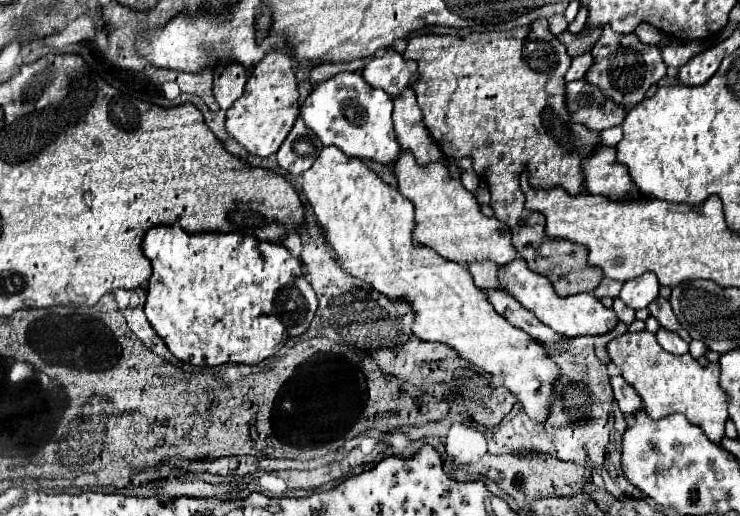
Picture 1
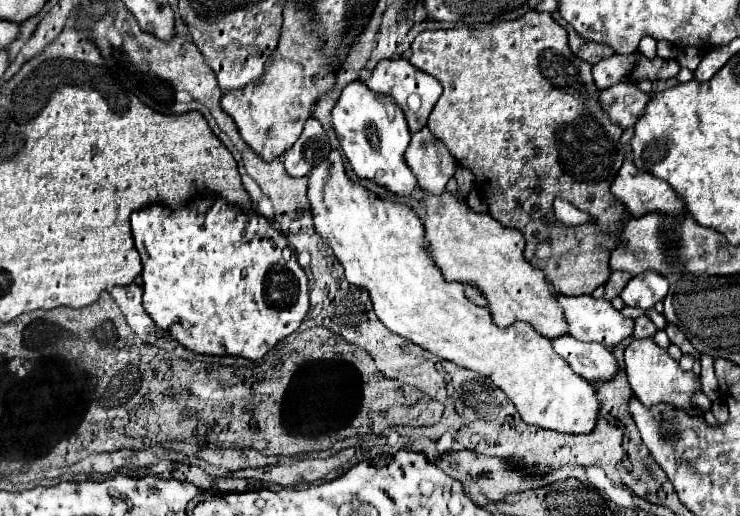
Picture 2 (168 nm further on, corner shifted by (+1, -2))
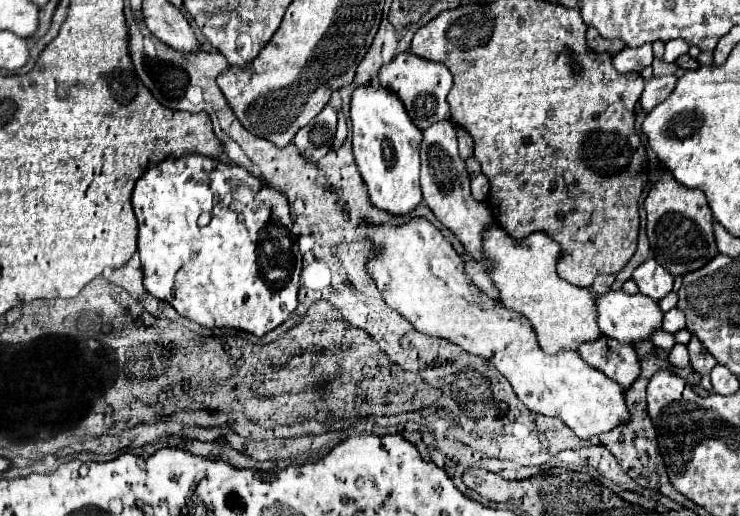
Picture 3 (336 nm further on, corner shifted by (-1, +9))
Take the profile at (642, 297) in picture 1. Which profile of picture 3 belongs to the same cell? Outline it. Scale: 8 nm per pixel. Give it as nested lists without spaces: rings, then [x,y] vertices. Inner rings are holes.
[[[647,259],[633,271],[633,281],[639,287],[639,293],[659,301],[663,299],[673,287],[673,275],[667,273],[655,259]]]

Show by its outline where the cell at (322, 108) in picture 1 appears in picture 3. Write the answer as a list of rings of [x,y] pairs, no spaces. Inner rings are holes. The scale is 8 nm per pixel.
[[[359,85],[351,95],[353,123],[353,155],[359,173],[369,189],[369,199],[375,207],[393,215],[409,213],[421,203],[419,187],[419,143],[421,131],[407,115],[397,93],[385,87]]]

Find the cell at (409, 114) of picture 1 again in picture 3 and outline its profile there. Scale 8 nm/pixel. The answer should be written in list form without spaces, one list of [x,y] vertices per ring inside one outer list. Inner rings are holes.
[[[437,121],[423,131],[421,141],[421,191],[423,201],[431,207],[435,217],[455,233],[459,243],[471,257],[481,257],[481,231],[493,221],[489,207],[475,201],[469,191],[469,181],[465,179],[465,163],[457,153],[457,133],[451,121]]]

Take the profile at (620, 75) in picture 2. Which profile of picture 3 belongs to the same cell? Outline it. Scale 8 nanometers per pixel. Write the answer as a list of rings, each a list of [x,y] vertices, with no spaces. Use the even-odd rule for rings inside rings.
[[[641,45],[641,47],[625,47],[621,49],[617,55],[613,55],[613,67],[619,73],[641,73],[643,67],[651,65],[653,61],[653,53],[651,53],[651,45]]]

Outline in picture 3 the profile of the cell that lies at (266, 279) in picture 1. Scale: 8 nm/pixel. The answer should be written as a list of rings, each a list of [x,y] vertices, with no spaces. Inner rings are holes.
[[[189,155],[189,157],[181,157],[181,159],[167,159],[159,165],[151,165],[147,169],[147,173],[137,181],[135,189],[133,189],[133,209],[135,209],[135,217],[139,223],[139,257],[141,257],[141,267],[145,273],[143,285],[145,289],[157,297],[163,299],[165,303],[169,303],[181,317],[199,323],[201,327],[229,327],[229,329],[239,329],[245,333],[251,333],[255,337],[263,337],[269,331],[273,331],[275,327],[279,327],[281,323],[285,323],[289,319],[289,315],[297,309],[297,291],[299,291],[299,279],[301,279],[301,253],[299,253],[299,245],[297,245],[297,235],[293,233],[293,219],[289,215],[289,203],[287,197],[283,197],[283,193],[275,191],[271,185],[261,183],[259,179],[255,179],[249,171],[233,165],[231,161],[217,161],[211,157],[201,157],[201,155]]]

